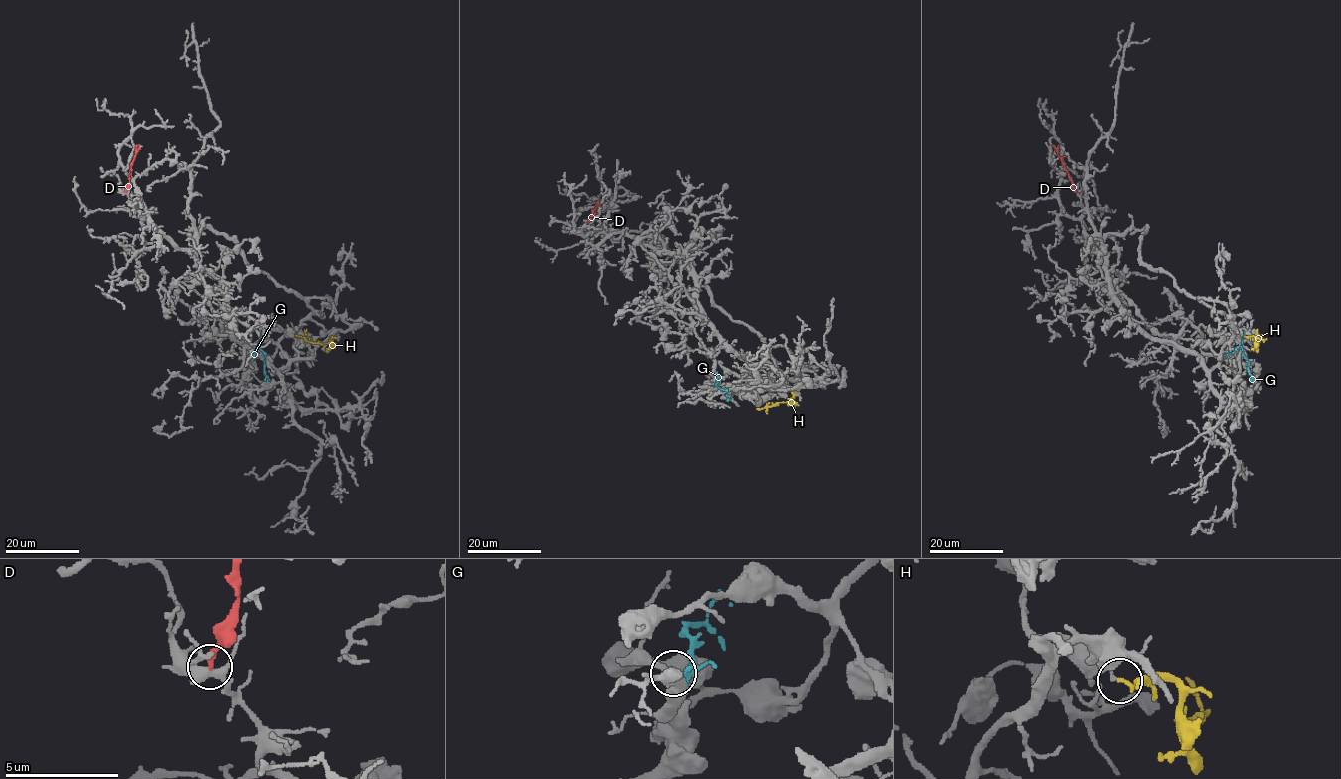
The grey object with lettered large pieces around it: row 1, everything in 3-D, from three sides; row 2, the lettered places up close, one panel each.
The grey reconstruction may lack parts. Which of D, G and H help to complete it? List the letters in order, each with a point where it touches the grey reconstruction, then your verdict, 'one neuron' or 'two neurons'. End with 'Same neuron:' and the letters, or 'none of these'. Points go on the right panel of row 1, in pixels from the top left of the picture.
D: (1077, 192) | two neurons
G: (1226, 354) | two neurons
H: (1245, 337) | two neurons
Same neuron: none of these

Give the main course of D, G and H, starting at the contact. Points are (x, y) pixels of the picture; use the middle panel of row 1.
D: (587, 224), (598, 204), (601, 206)
G: (714, 374), (716, 385), (727, 392), (729, 399), (731, 397)
H: (791, 392), (793, 401), (756, 409)

